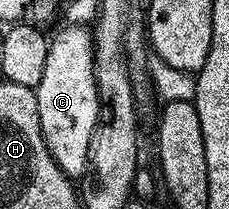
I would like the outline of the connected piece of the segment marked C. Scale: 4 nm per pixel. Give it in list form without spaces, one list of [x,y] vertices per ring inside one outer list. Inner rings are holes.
[[[67,24],[67,29],[49,38],[48,63],[44,63],[44,79],[38,88],[40,131],[48,151],[67,177],[87,176],[90,164],[92,131],[98,122],[98,88],[94,74],[94,39],[85,24]]]

